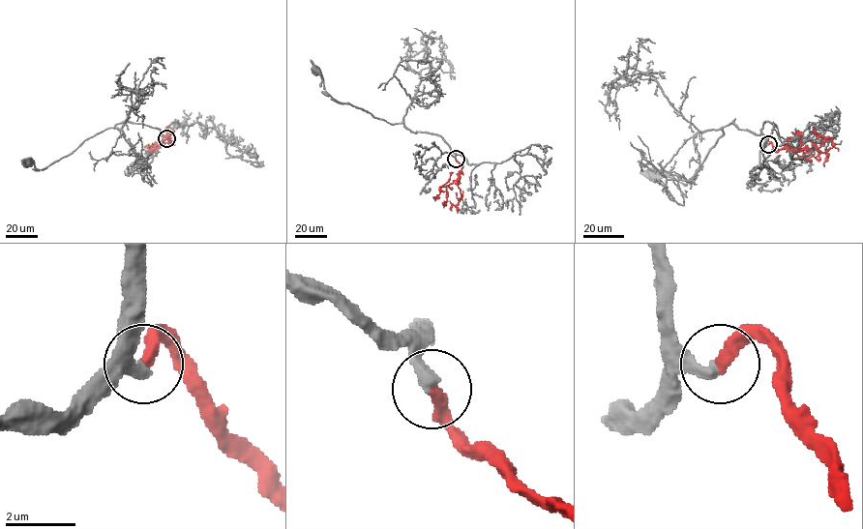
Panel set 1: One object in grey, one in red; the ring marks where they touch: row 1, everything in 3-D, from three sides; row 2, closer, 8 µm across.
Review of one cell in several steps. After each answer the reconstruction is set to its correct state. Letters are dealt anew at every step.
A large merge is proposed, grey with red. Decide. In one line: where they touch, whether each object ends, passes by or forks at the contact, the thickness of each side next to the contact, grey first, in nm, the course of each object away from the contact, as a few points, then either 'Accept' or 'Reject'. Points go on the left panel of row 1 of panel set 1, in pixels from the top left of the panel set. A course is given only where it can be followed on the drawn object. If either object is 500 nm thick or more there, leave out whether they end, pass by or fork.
Place: (166, 138). At the ring grey ends. At the ring red ends. Thickness 340 nm (grey) against 360 nm. Course of grey: (166, 138), (165, 130), (163, 132), (123, 121), (88, 137), (72, 152), (41, 169), (28, 160). Course of red: (166, 138), (173, 144), (171, 141), (158, 143), (154, 152), (157, 157). Accept

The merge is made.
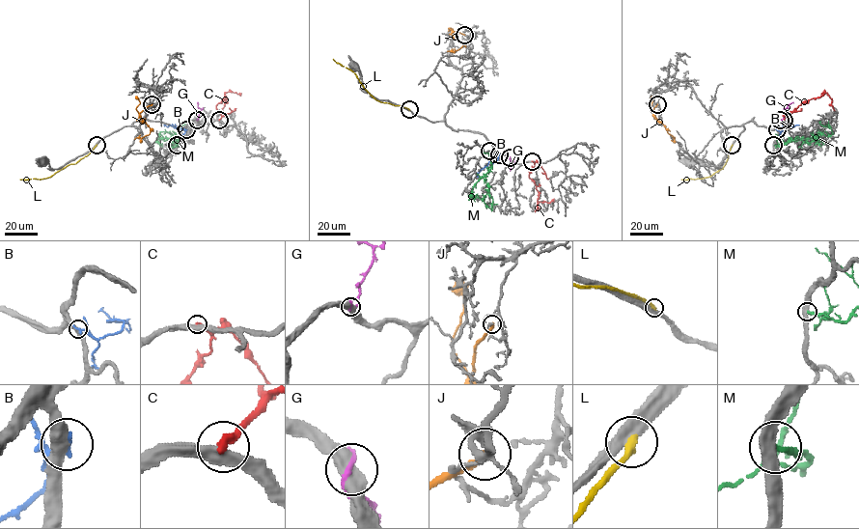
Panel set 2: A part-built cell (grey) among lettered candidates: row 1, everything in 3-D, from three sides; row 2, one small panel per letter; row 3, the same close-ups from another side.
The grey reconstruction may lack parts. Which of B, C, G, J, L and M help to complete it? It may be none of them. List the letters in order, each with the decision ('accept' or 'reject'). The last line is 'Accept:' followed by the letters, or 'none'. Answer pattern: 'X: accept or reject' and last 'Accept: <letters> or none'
B: reject
C: reject
G: reject
J: reject
L: reject
M: reject
Accept: none

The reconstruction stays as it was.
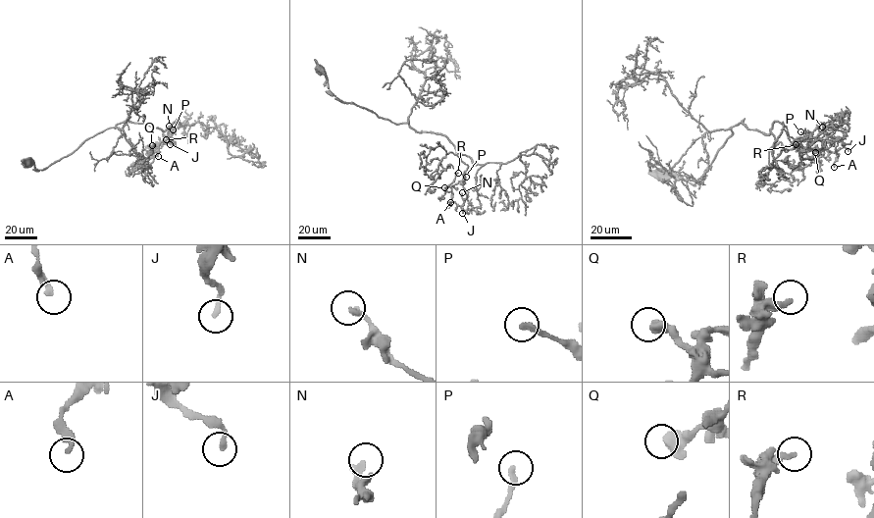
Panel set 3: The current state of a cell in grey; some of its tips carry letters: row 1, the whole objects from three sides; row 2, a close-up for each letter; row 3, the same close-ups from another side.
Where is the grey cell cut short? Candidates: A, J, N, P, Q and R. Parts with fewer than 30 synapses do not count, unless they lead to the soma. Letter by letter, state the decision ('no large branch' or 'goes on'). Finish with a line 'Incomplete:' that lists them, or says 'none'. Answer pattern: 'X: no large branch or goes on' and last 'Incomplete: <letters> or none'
A: no large branch
J: no large branch
N: no large branch
P: no large branch
Q: no large branch
R: no large branch
Incomplete: none

